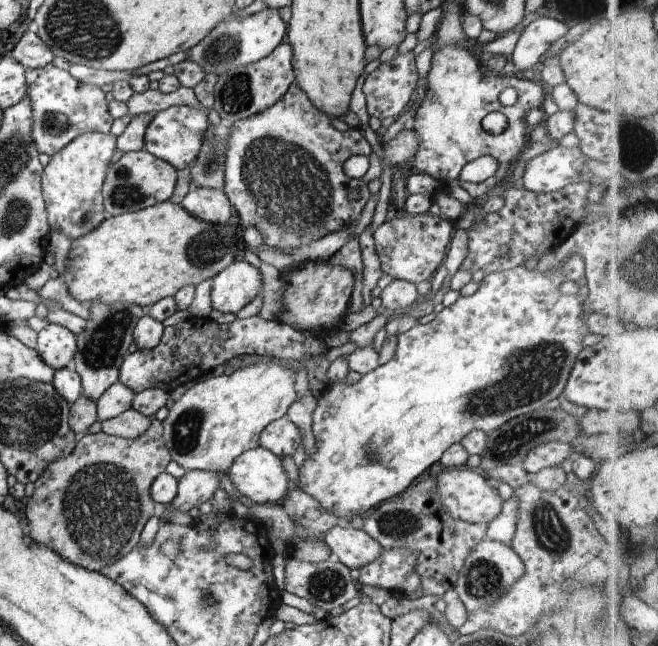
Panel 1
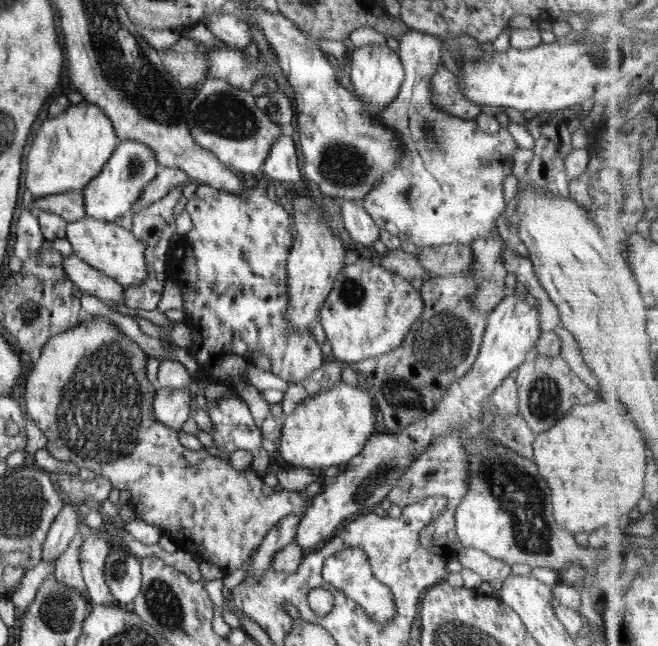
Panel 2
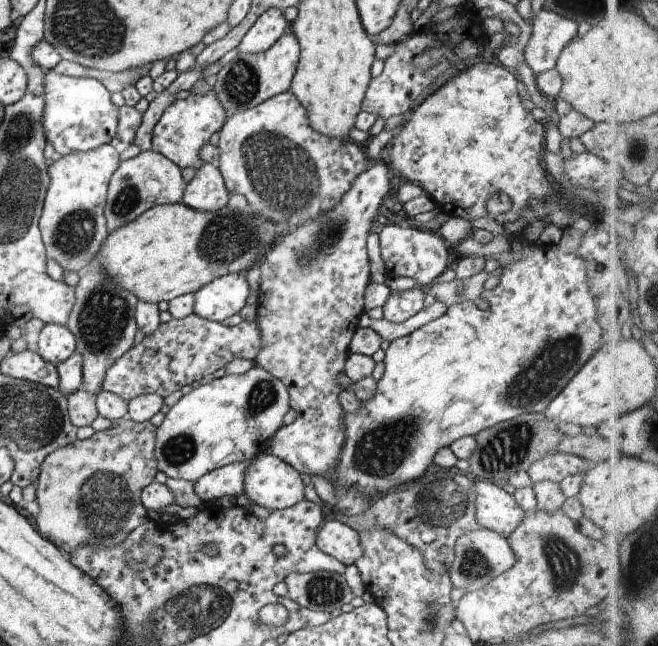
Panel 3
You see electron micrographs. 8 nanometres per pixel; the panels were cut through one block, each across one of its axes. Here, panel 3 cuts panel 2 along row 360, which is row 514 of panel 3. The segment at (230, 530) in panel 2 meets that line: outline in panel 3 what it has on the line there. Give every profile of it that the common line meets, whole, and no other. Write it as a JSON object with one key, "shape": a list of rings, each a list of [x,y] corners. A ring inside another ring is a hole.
{"shape":[[[125,417],[106,430],[96,431],[90,438],[76,439],[46,456],[41,464],[35,498],[39,504],[35,518],[38,532],[67,555],[81,545],[100,549],[124,547],[126,537],[148,518],[141,494],[159,471],[155,457],[156,431],[150,421],[137,423]]]}

